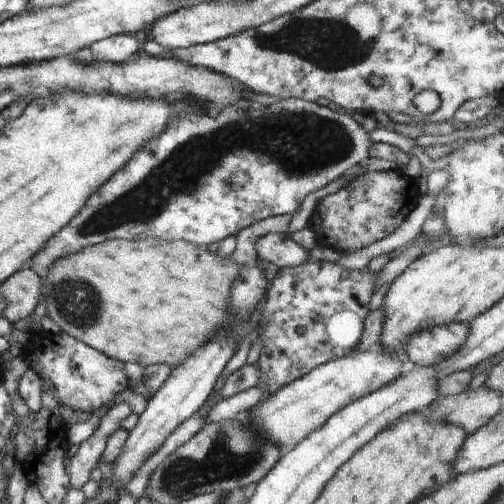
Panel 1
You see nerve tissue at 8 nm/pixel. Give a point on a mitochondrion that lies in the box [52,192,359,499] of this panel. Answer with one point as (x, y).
(225, 457)

